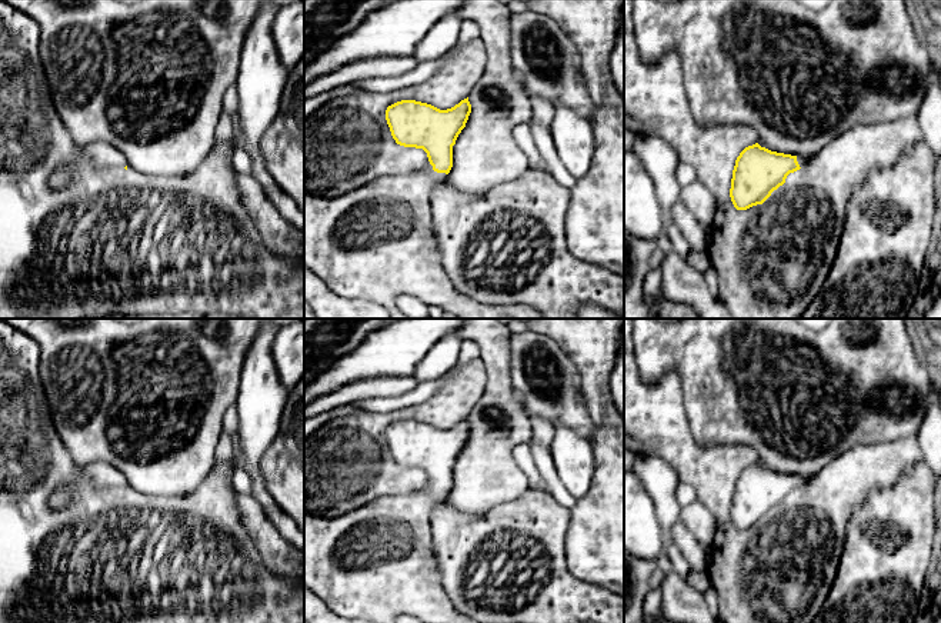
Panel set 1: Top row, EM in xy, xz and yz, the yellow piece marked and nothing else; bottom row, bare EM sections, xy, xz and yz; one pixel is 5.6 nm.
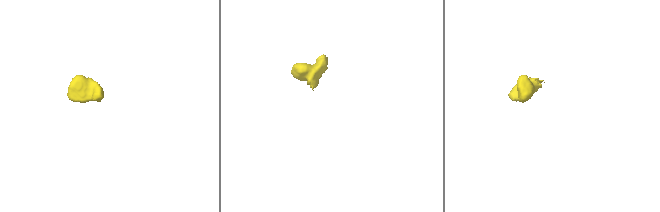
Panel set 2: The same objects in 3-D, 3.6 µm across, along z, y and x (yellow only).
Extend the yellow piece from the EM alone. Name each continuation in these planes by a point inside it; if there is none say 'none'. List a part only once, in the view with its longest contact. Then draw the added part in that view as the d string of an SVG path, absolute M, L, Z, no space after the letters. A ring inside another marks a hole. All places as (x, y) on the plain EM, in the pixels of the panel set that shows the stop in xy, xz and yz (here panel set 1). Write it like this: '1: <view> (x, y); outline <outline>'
1: xz (374, 563); outline M433 486L407 496L381 496L334 519L304 513L304 589L346 619L396 623L401 614L424 623L481 623L456 610L441 584L430 514L446 500Z

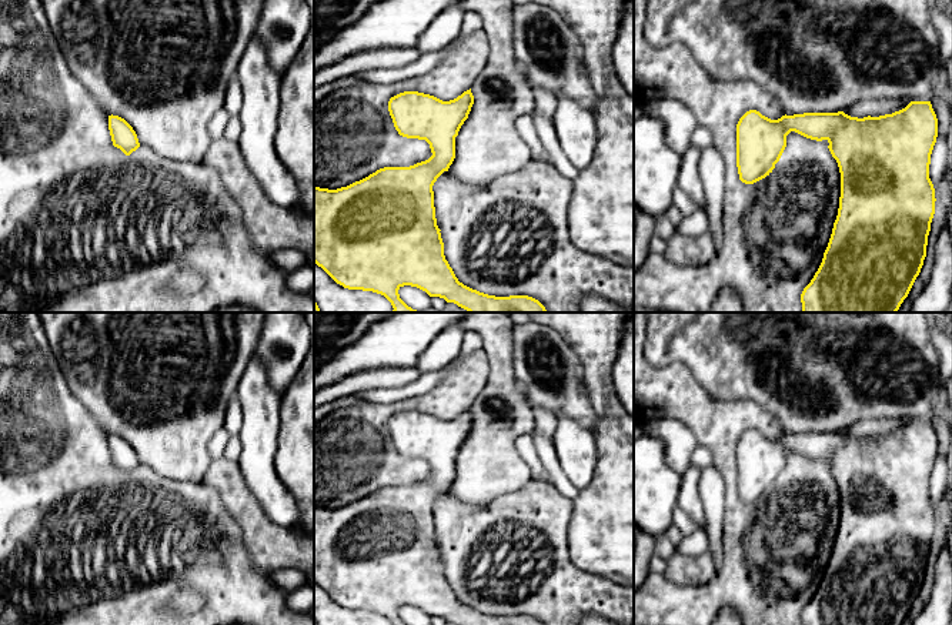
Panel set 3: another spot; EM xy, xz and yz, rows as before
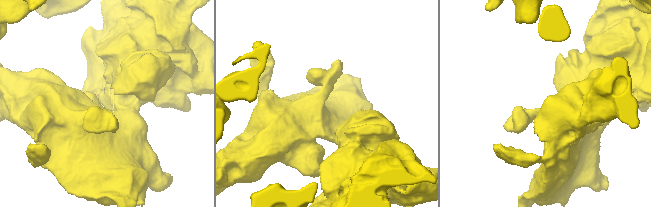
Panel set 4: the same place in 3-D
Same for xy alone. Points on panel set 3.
none

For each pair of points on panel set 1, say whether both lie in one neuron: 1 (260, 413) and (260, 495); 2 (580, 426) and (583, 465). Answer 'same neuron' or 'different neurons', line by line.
1: same neuron
2: different neurons

